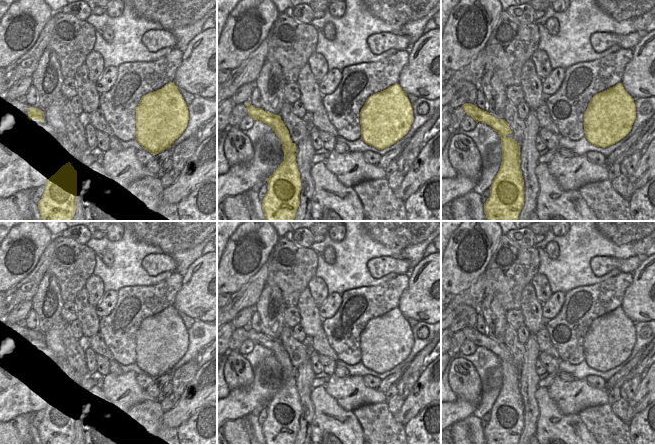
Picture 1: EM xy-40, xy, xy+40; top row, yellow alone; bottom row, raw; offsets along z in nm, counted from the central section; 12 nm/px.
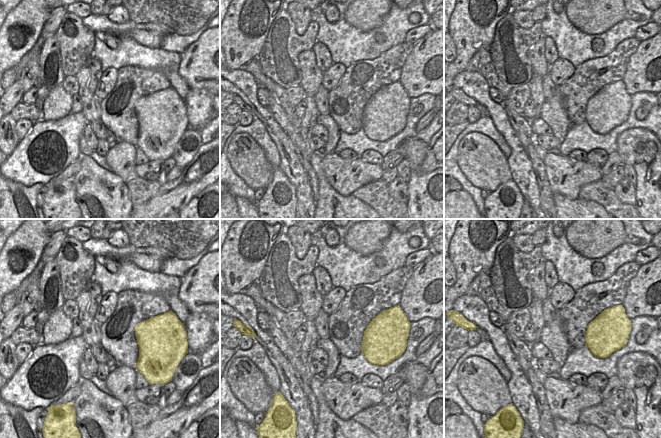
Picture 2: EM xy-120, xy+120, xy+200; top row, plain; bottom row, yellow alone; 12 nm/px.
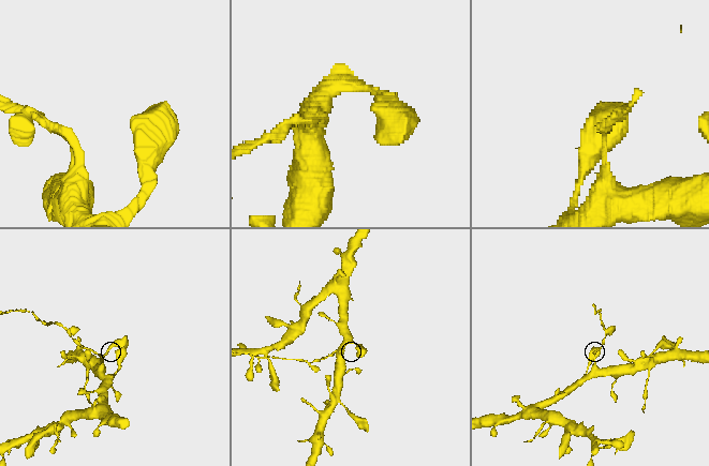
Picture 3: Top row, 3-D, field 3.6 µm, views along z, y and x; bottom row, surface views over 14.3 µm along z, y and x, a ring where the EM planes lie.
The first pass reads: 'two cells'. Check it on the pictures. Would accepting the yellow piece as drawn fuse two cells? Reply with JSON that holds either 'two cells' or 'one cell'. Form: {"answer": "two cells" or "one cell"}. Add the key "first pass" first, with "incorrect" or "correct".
{"first pass": "correct", "answer": "two cells"}

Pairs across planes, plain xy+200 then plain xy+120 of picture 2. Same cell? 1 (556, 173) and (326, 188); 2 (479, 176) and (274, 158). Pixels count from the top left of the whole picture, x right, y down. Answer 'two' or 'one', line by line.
1: two
2: two

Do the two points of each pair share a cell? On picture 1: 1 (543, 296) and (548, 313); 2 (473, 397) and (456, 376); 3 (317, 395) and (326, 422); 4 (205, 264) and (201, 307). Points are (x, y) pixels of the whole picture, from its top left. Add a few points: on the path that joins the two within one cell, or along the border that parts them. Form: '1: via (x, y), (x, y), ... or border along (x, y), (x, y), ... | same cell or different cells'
1: border along (553, 293), (542, 304) | different cells
2: via (470, 392), (460, 381) | same cell
3: via (321, 402), (321, 413), (323, 415) | same cell
4: via (205, 275), (204, 296) | same cell

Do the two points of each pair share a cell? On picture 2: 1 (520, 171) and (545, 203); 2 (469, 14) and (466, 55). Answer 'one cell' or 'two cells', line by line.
1: two cells
2: one cell

